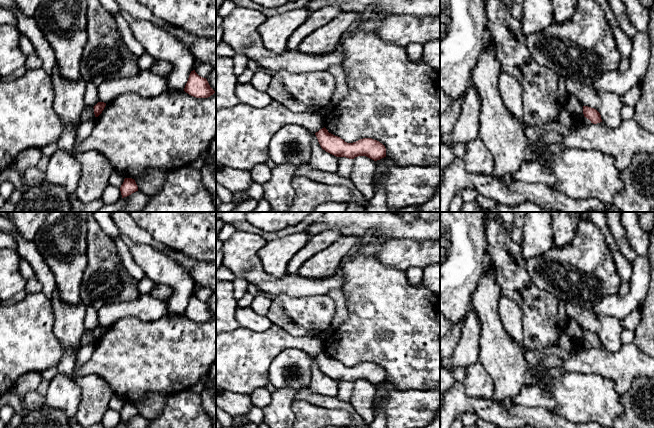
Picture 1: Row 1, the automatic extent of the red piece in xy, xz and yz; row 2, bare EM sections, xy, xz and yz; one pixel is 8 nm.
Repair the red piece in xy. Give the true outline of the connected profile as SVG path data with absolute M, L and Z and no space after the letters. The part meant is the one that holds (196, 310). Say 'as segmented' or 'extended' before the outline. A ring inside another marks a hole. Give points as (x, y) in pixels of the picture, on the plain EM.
as segmented; M195 294L191 295L184 315L196 322L208 322L215 317L207 303L199 300Z

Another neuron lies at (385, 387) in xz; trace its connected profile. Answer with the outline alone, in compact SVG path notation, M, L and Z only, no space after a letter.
M384 381L380 384L380 387L378 389L379 393L383 396L383 397L386 397L388 395L388 393L390 391L393 391L393 390L398 390L398 388L396 387L396 385L394 385L393 383L391 382L388 382L388 381Z

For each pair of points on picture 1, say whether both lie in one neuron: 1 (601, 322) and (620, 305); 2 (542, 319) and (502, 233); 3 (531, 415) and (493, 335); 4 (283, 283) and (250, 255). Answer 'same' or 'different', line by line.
1: different
2: same
3: different
4: same

